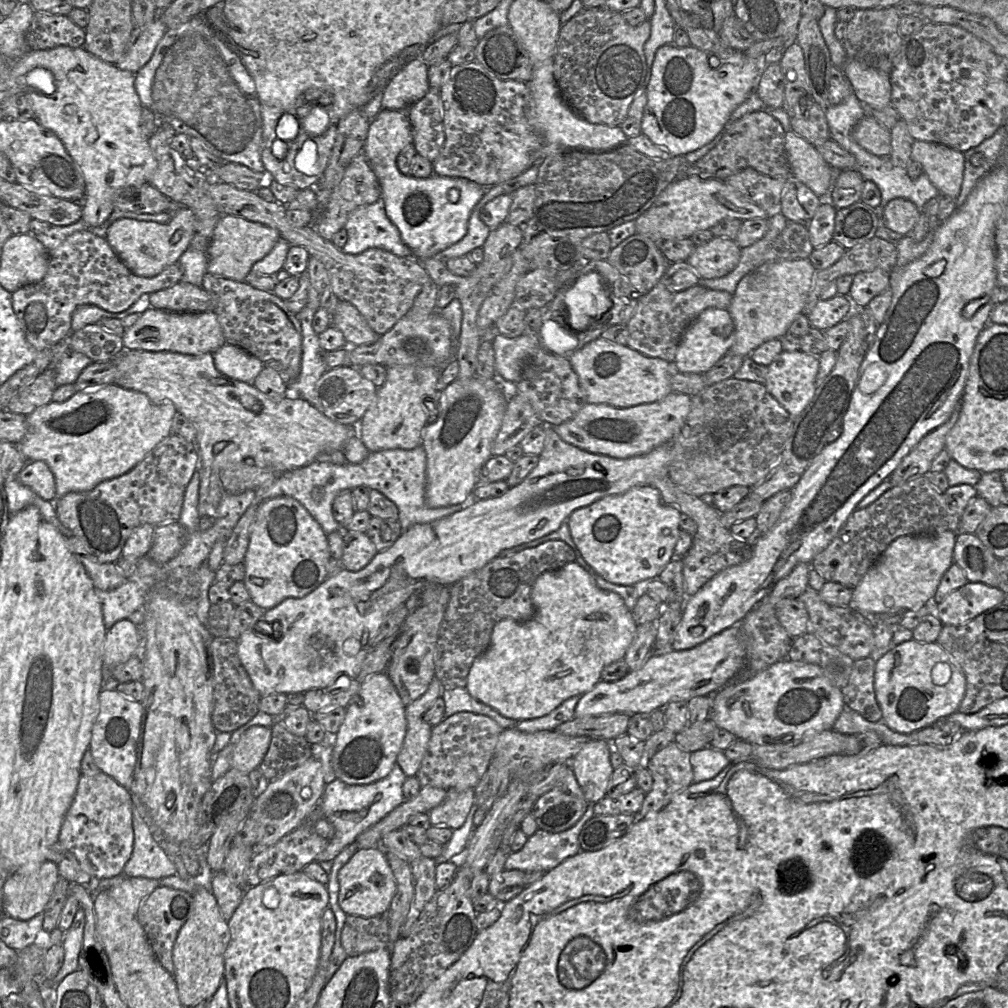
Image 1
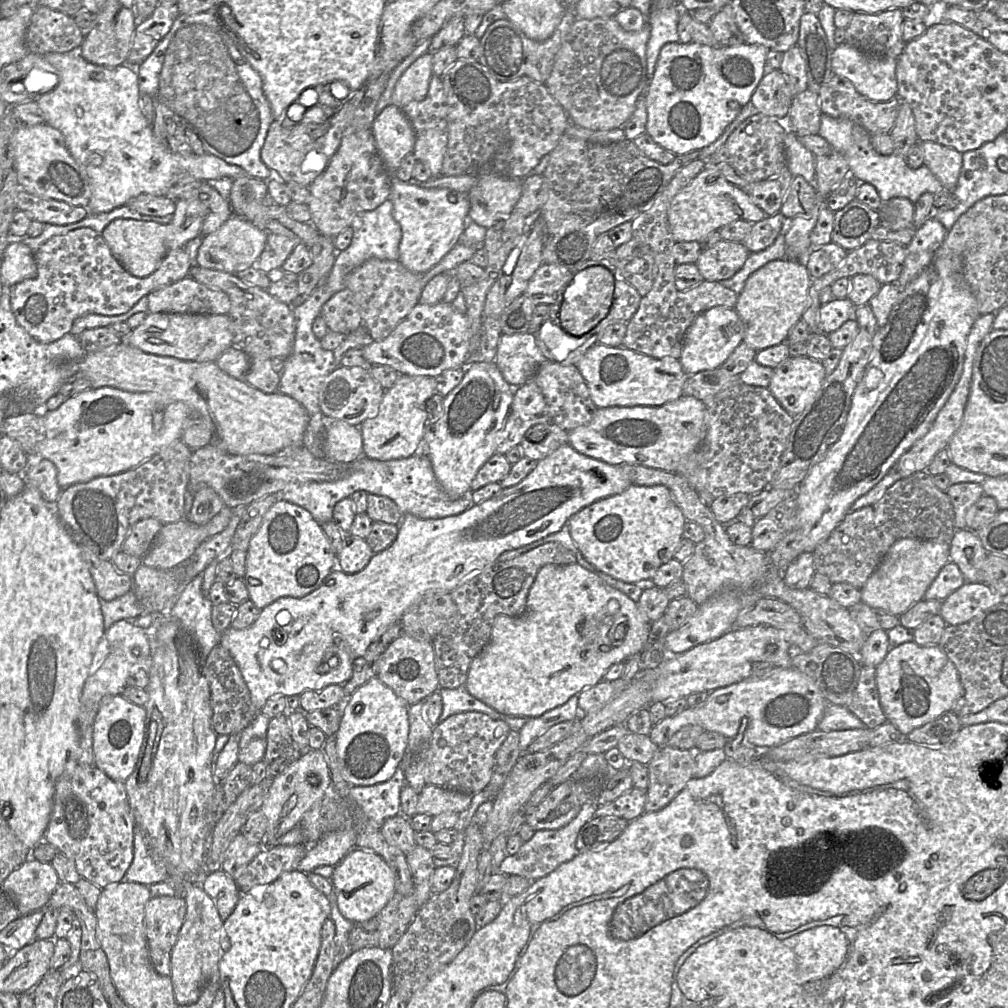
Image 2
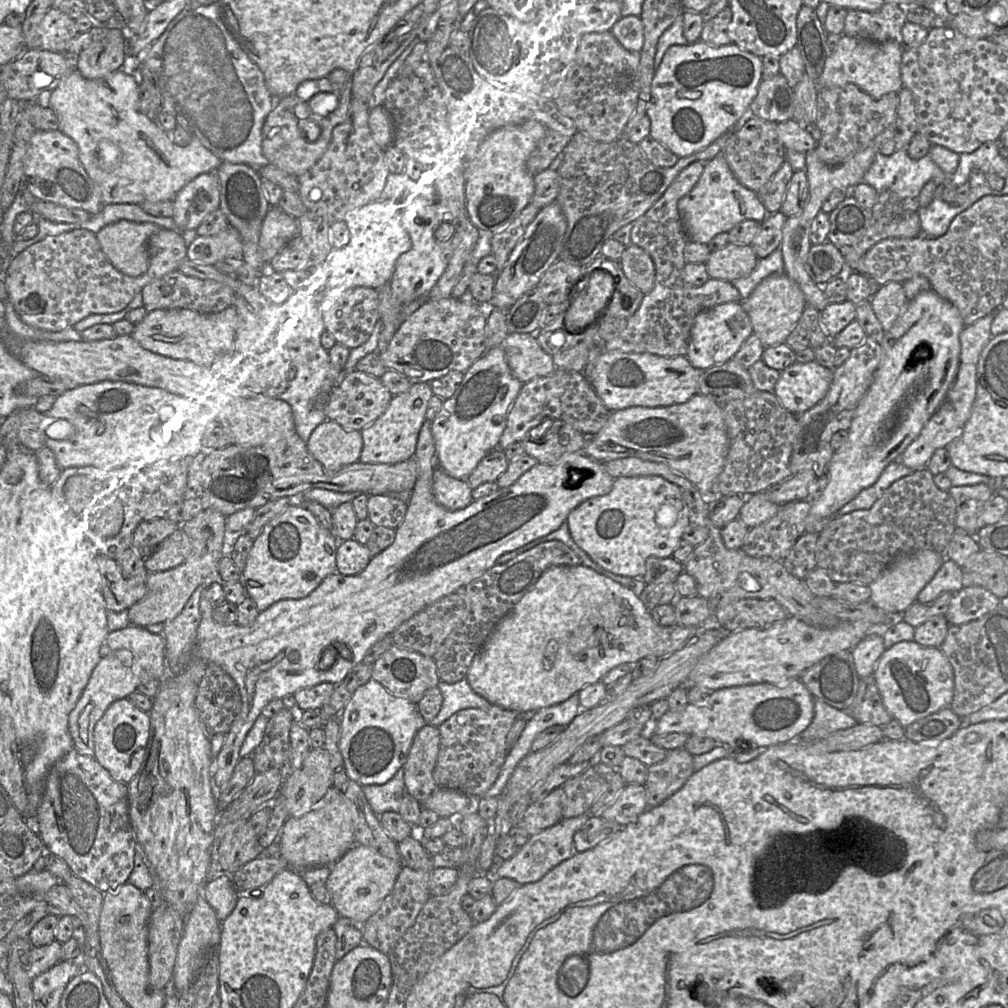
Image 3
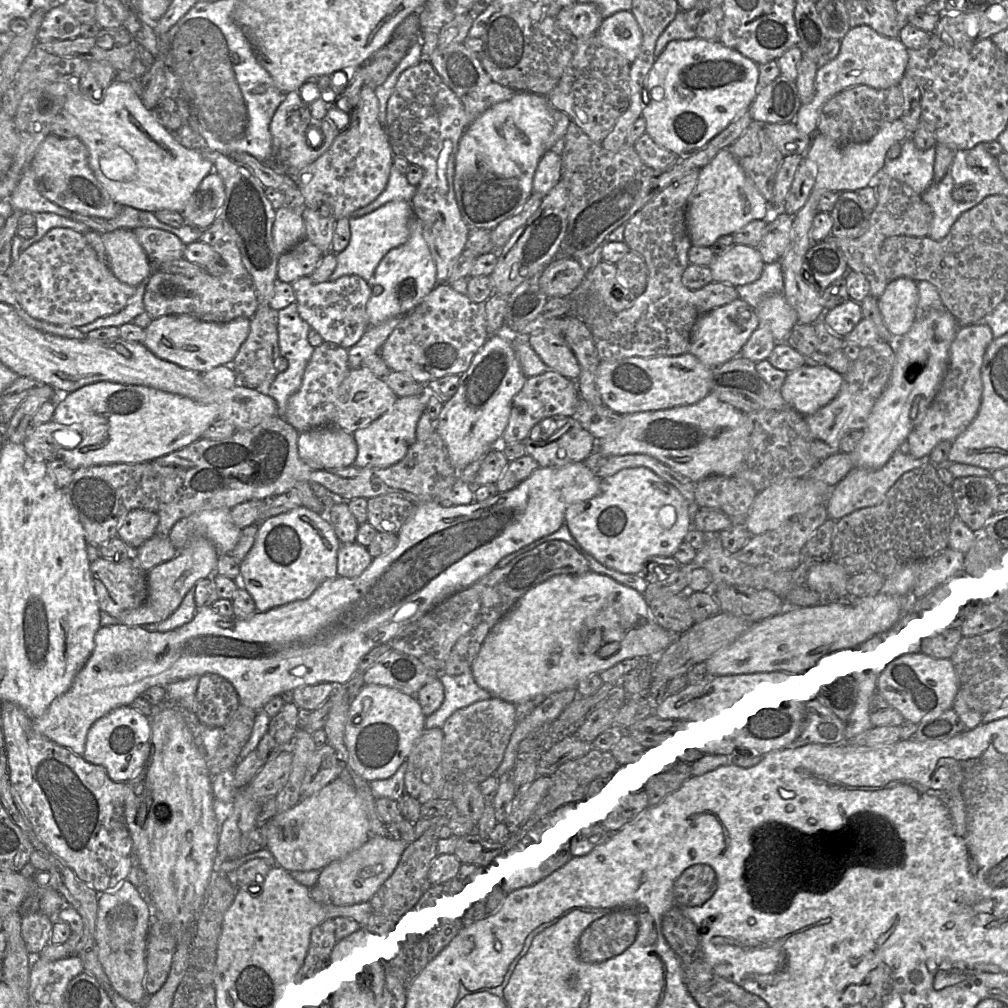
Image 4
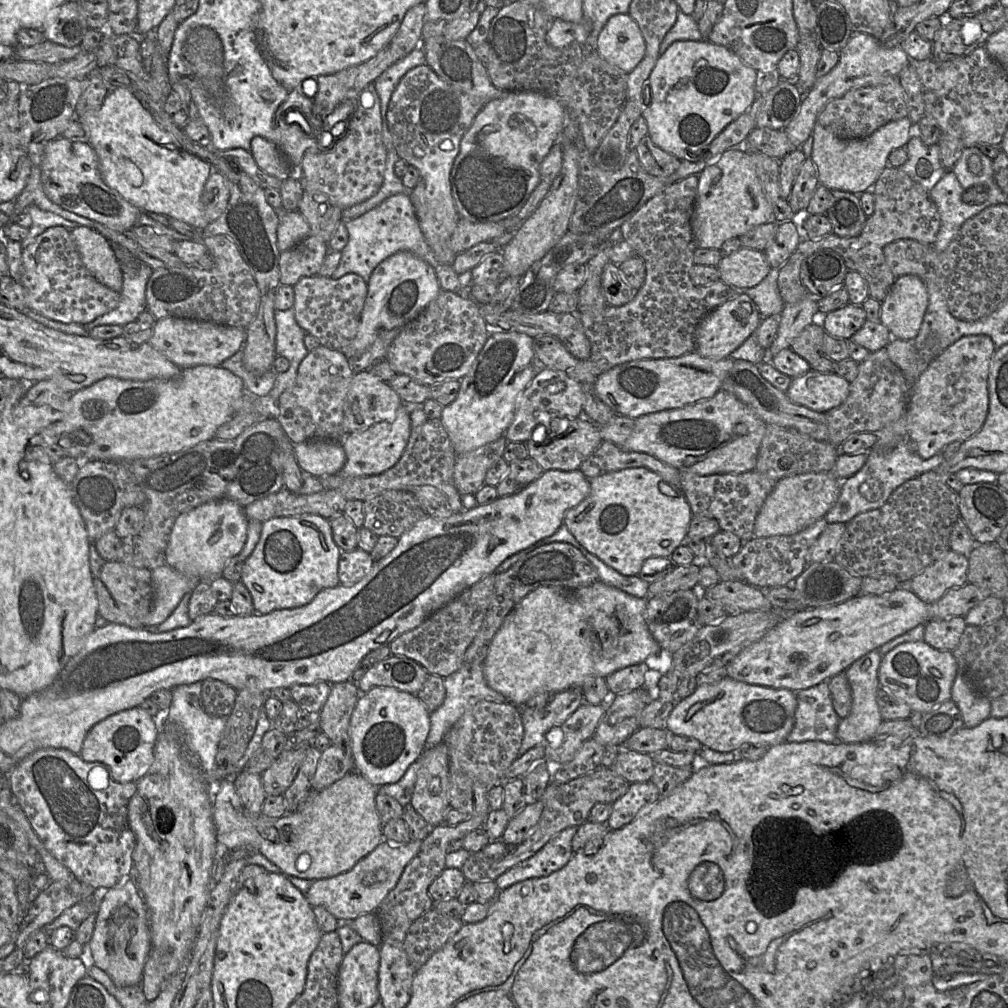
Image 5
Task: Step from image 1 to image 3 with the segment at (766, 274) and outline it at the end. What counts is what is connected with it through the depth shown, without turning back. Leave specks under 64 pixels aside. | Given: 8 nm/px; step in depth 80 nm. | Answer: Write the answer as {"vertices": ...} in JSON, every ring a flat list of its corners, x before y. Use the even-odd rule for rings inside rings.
{"vertices":[[785,273,772,274,763,279,741,303,752,323,753,334,761,340,765,348,786,341,792,329,799,323,806,306,802,290]]}

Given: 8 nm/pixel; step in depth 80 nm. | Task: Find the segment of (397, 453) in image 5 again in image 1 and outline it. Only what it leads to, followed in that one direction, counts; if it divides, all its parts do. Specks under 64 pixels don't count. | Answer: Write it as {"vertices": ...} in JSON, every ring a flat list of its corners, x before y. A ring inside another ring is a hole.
{"vertices":[[393,365,386,369,385,382,378,388,374,403,357,426,357,433,370,453,388,449,411,450,421,445,428,417,425,400,443,389,439,386,439,369,436,367]]}

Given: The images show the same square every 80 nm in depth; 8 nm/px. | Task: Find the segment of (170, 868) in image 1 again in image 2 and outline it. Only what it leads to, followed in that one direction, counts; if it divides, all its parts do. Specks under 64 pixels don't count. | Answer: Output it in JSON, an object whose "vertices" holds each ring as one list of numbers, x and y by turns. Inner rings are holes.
{"vertices":[[135,824,133,860,125,873,124,880,150,886,168,881,167,867,161,857,151,848,146,835]]}

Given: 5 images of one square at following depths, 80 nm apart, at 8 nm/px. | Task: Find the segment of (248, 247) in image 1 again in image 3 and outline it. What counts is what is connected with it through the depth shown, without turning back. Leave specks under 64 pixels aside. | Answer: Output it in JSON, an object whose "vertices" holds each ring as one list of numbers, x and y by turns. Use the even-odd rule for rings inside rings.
{"vertices":[[231,225,215,236,194,236,187,247,187,259,195,263,214,266,226,258,243,259,240,234]]}

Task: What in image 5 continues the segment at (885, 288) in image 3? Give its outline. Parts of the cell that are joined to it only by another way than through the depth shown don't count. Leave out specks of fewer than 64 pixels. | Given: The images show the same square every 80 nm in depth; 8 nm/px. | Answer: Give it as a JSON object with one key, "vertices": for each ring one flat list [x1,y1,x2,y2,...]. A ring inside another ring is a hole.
{"vertices":[[916,275,900,276,881,302,880,322,888,328,892,338,914,341,927,306,925,282]]}

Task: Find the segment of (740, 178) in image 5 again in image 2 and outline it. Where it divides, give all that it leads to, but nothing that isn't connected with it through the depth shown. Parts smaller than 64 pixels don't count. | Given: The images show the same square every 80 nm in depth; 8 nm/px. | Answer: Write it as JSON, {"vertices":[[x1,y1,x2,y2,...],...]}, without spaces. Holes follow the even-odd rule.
{"vertices":[[705,162,704,169,687,186,685,186,683,189,681,189,673,197,673,199,670,202,669,209,668,209,669,228,670,228,671,234,676,242,682,242,682,241,701,242,710,232,717,231,719,228,721,228,722,226,724,226,728,223,731,223,736,220,745,220,745,221,750,221,751,223,755,223,755,222,761,221,766,216,767,216,766,213,751,201,750,197,743,189,741,189,738,186,735,186,735,185,731,184,729,181,727,181,726,178,722,175,722,173,719,170,717,170,715,167,706,166,706,162]]}

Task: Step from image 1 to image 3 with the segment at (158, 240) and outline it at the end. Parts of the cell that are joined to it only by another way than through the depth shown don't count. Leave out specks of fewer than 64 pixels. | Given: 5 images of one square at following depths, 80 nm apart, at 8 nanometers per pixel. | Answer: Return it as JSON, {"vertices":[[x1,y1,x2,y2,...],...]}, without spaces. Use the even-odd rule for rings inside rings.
{"vertices":[[216,173,199,175,179,191,172,202,172,219,188,246,204,219,219,209,220,185],[120,220,96,233,97,241,111,265,119,272,139,277,149,268,147,241,162,228,153,223]]}

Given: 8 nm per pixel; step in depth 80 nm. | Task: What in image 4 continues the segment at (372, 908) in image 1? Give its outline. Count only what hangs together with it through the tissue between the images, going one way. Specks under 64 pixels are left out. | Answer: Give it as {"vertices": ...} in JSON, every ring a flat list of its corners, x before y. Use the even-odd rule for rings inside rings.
{"vertices":[[388,837,371,838,356,855,339,865,329,865,321,870,317,886,335,907,370,903,376,893,392,876,409,846,395,843]]}

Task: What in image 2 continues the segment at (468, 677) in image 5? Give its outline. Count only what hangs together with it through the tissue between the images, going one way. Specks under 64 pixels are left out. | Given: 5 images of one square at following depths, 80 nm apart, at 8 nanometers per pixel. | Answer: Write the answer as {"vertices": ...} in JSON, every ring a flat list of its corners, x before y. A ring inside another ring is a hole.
{"vertices":[[465,685,451,689,440,688,439,692,443,703,443,710,439,722,443,722,450,716,461,712,480,712,486,714,493,720,504,721,503,714,499,714,490,706,473,697]]}

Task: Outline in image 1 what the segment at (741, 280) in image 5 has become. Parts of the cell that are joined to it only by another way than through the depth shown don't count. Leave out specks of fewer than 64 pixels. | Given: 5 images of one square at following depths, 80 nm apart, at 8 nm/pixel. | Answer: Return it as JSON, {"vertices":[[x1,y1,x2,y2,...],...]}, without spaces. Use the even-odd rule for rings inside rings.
{"vertices":[[713,237,703,245,696,246,686,262,700,278,720,278,730,273,739,263,741,248,730,239]]}

